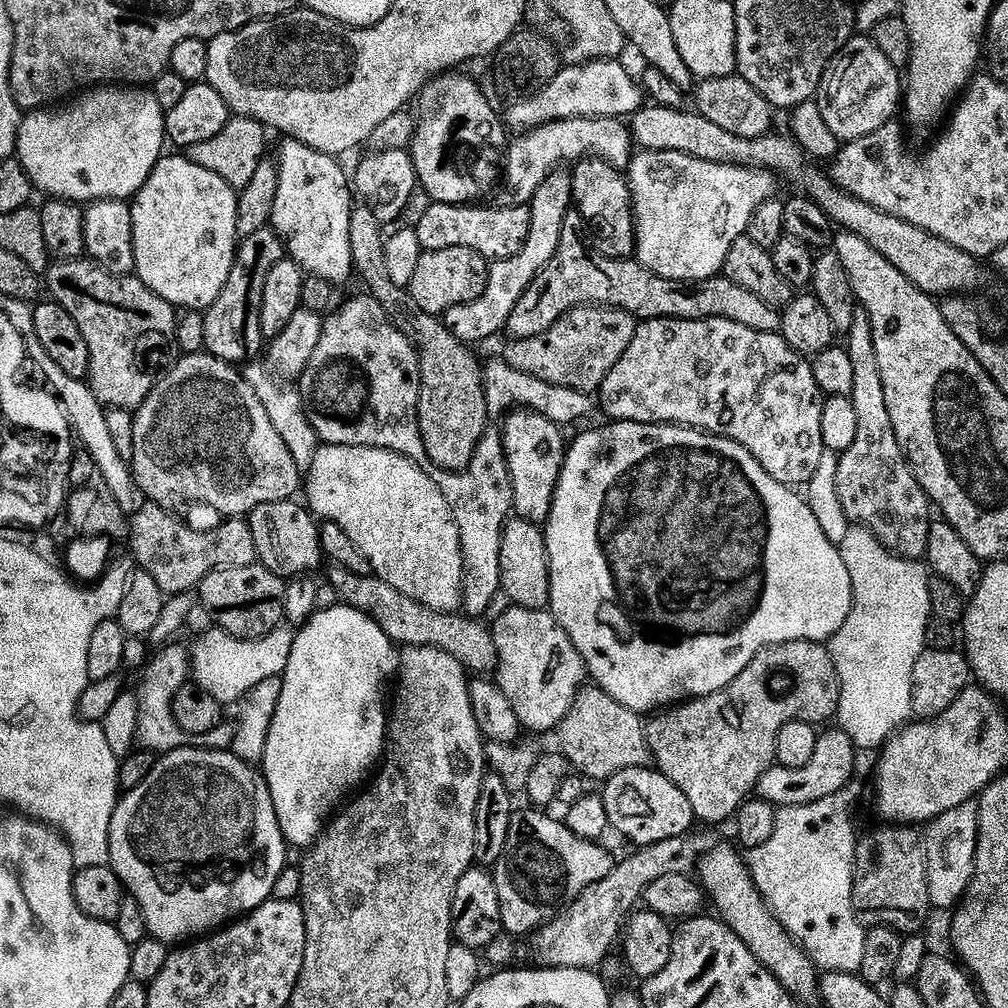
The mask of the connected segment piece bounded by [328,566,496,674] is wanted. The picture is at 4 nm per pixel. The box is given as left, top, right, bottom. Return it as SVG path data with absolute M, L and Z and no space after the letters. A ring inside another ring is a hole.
M335 566L329 569L328 580L332 583L333 590L340 595L339 599L348 607L366 614L366 618L374 621L382 634L386 634L386 638L390 638L393 644L410 648L440 648L446 654L458 658L461 666L472 674L488 674L495 669L496 651L487 623L480 624L484 622L467 614L430 610L414 602L414 598L406 598L406 594L394 590L394 586L387 584L378 575L350 574L350 570Z

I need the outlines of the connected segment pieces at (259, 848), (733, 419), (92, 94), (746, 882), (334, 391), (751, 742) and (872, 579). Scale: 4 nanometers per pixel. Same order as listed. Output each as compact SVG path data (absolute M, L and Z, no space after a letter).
M175 748L172 752L163 753L157 759L154 770L146 774L146 782L142 782L142 786L121 795L110 822L110 854L112 855L110 867L124 883L127 895L136 901L147 924L147 931L152 936L156 935L162 943L172 944L168 946L180 946L205 934L223 929L229 922L253 912L256 908L261 908L267 900L273 899L275 892L272 891L275 890L276 883L279 882L280 875L288 864L288 852L290 853L290 845L280 829L272 795L263 775L253 765L238 759L235 752L231 750Z
M710 318L709 320L646 320L637 327L634 338L622 354L622 358L610 370L610 374L602 382L598 390L598 404L604 407L607 419L612 422L629 420L635 424L679 424L686 428L699 428L701 432L711 432L714 436L726 436L729 440L741 444L777 482L787 486L807 485L814 478L825 450L822 438L822 393L814 382L811 363L799 352L794 351L779 332L759 332L750 330L750 326L742 326L738 322L730 322L726 318Z
M100 86L85 91L68 102L73 104L65 103L63 106L29 111L20 121L14 156L26 170L33 189L37 193L45 192L45 197L70 200L81 206L97 200L127 201L135 197L140 187L150 178L166 148L166 108L165 105L160 105L160 100L154 93L148 91L152 90L140 86Z
M720 844L717 848L709 847L699 857L698 871L700 880L698 884L705 892L708 891L710 899L716 903L719 919L727 924L728 929L747 946L754 958L778 978L785 990L801 1002L815 1001L818 996L818 969L812 959L805 954L803 948L792 939L790 933L772 917L772 912L764 905L764 899L752 881L748 872L748 865L743 855L739 856L728 844Z
M371 294L356 296L353 300L346 301L337 312L336 310L337 308L324 320L322 338L318 338L318 346L314 346L312 357L303 365L302 375L299 377L301 380L300 384L298 383L298 391L304 400L304 413L308 416L310 426L314 426L317 437L324 444L341 444L355 448L385 448L391 452L397 452L399 456L406 457L407 460L414 462L420 468L427 469L430 461L420 433L420 354L416 345L413 344L409 336L397 330L383 304Z
M716 693L716 704L712 704L707 696L704 699L690 699L671 710L653 715L646 724L648 750L655 767L666 778L670 778L670 782L674 782L674 786L678 786L682 794L686 794L696 820L705 820L708 824L731 821L741 804L745 803L747 796L744 795L748 791L751 793L761 776L776 764L776 731L779 730L776 724L772 724L772 728L768 728L768 724L756 724L760 732L756 732L752 724L748 724L744 732L732 732L732 728L724 724L724 716L728 716L728 708L724 708L724 696Z
M849 527L845 540L838 547L842 562L850 572L852 609L846 622L830 639L830 653L836 664L836 677L840 680L840 704L836 707L835 719L840 720L838 728L850 738L857 751L875 751L913 717L914 662L918 662L929 643L928 620L932 616L928 589L930 572L915 559L901 559L889 552L864 527Z

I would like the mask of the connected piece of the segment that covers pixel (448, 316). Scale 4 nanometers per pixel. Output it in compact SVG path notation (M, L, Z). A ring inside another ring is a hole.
M564 166L551 172L546 182L538 186L538 194L534 194L530 207L532 221L526 246L522 246L522 250L518 250L514 258L493 260L489 263L488 281L486 290L482 290L482 298L474 298L474 302L454 306L443 314L446 330L450 330L450 334L454 334L454 338L458 338L463 344L477 346L476 344L482 343L483 340L488 340L499 332L503 333L507 329L510 314L514 314L514 306L518 306L518 298L526 294L530 282L534 282L534 278L546 267L550 258L554 258L558 242L562 238L564 224L570 219L570 213L574 208L572 172Z

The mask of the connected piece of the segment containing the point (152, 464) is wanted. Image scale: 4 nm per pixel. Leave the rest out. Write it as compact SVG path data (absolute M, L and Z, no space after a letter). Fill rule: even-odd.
M207 354L182 356L157 379L152 393L144 399L144 405L135 409L132 418L132 454L130 457L130 469L135 487L141 493L144 491L148 495L145 497L151 503L159 504L161 508L176 510L179 504L184 504L189 500L192 504L205 504L206 507L221 512L221 517L224 518L244 518L263 504L293 499L297 495L295 492L299 493L302 488L302 468L294 462L286 442L282 442L282 434L274 430L274 422L270 422L270 414L266 414L266 406L262 406L258 394L248 385L243 375L225 360Z

